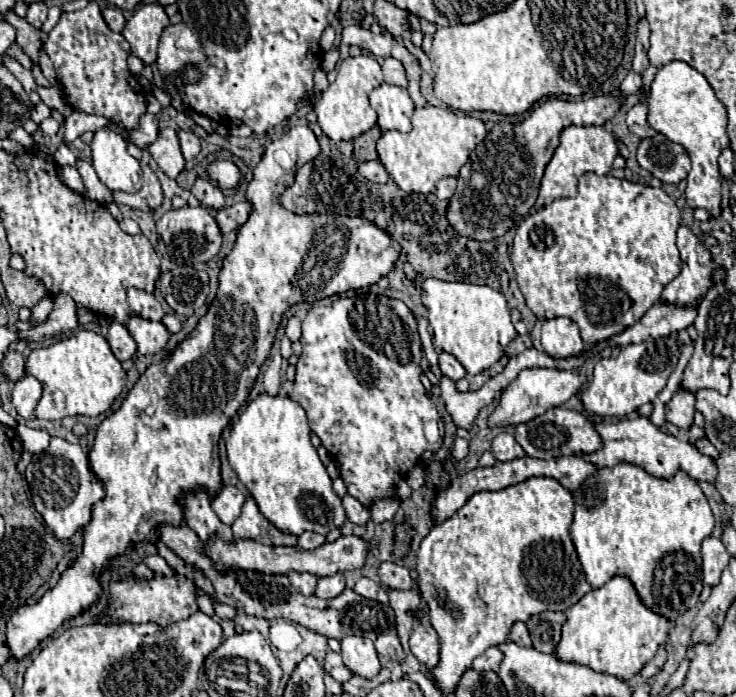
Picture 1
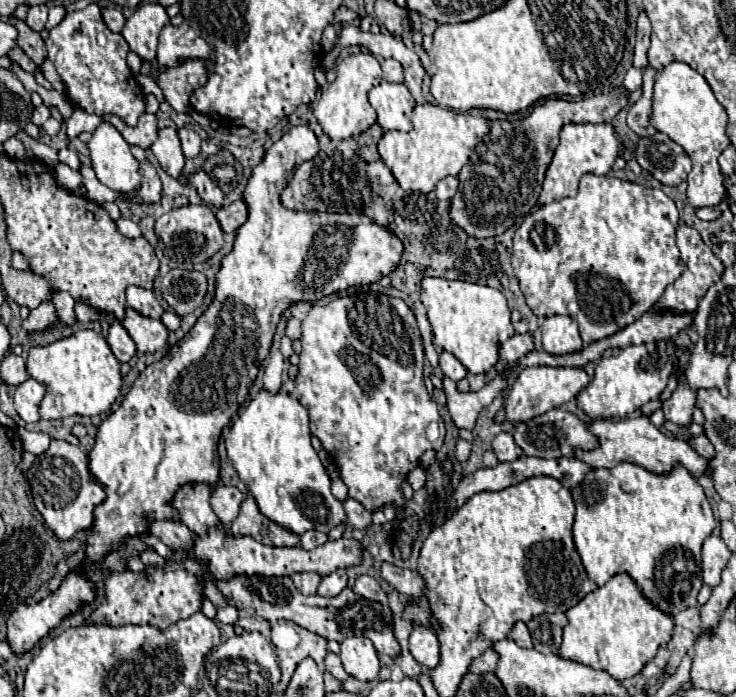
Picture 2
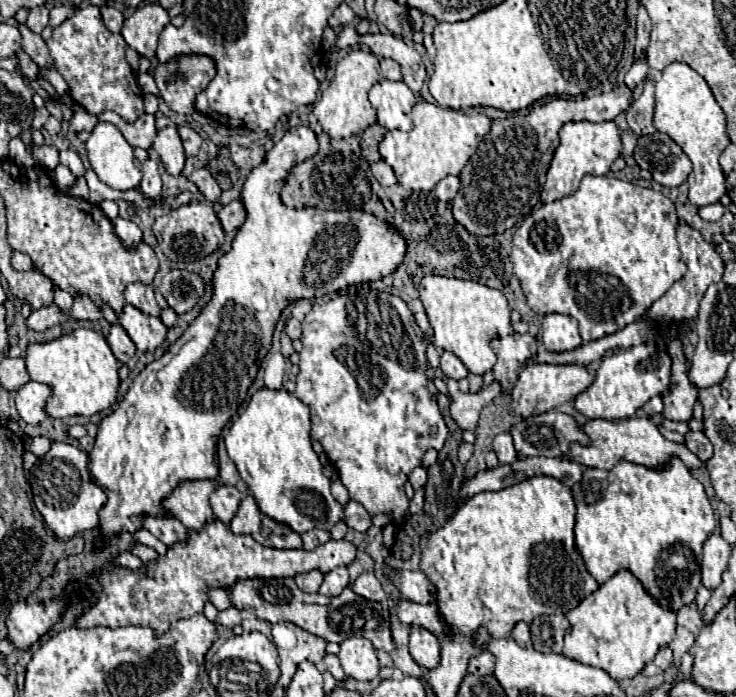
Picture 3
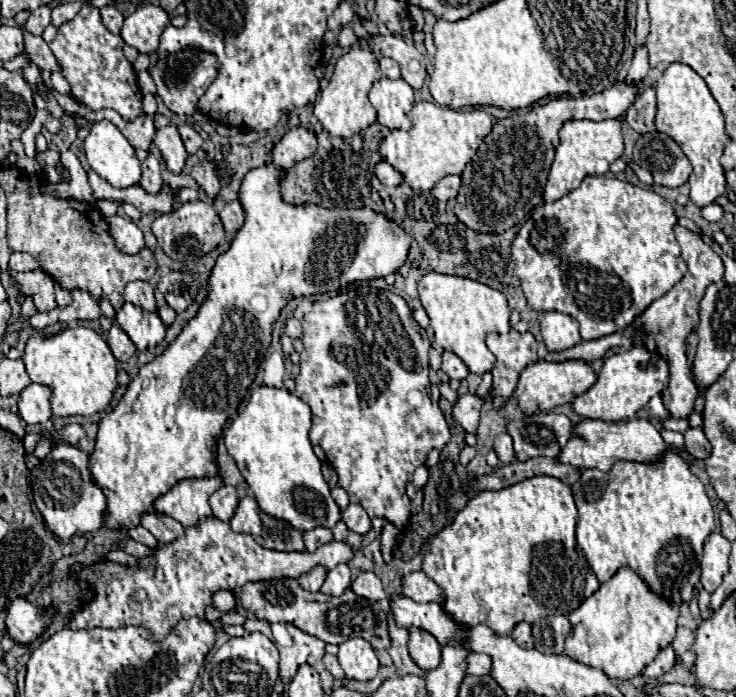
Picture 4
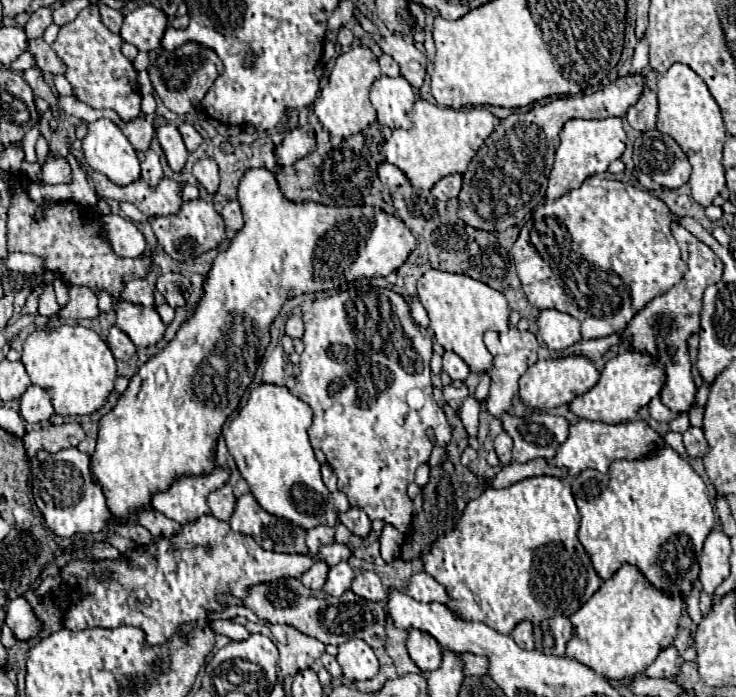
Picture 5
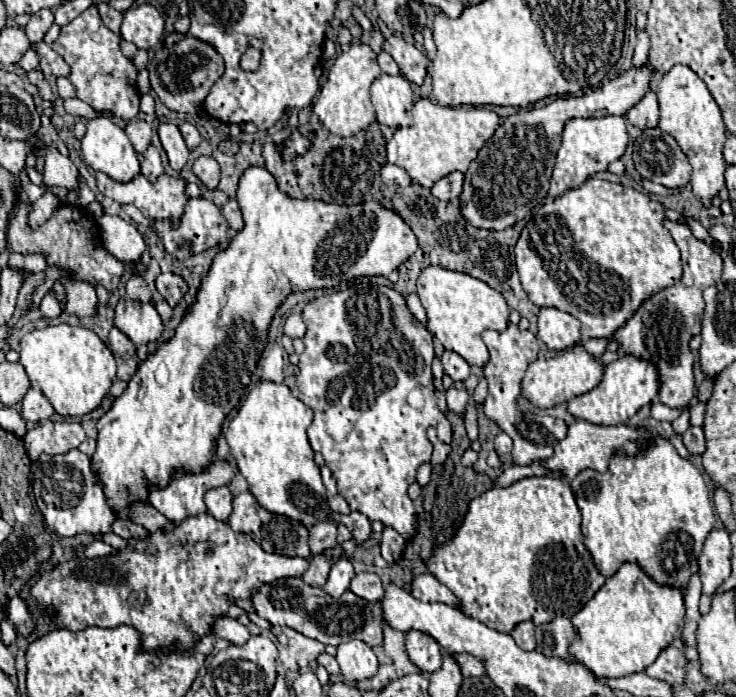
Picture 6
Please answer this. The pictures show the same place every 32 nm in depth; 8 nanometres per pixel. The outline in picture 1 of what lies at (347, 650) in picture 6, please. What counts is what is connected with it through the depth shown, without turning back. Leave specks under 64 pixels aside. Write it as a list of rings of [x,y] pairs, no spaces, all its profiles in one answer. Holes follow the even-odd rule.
[[[346,636],[342,640],[342,660],[344,666],[366,680],[372,680],[378,676],[380,672],[380,662],[378,662],[378,654],[376,648],[372,644],[372,640],[368,638],[360,638],[360,636]]]

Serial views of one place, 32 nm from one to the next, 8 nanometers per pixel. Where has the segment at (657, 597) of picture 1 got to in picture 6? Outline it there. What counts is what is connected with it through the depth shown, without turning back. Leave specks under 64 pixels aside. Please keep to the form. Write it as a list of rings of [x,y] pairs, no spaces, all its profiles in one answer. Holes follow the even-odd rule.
[[[650,436],[640,444],[638,454],[624,456],[614,454],[608,464],[608,472],[582,470],[572,482],[576,504],[582,514],[582,536],[590,550],[598,570],[612,576],[618,570],[618,562],[638,562],[658,584],[688,584],[688,578],[698,570],[698,556],[702,552],[704,538],[714,528],[716,516],[710,502],[710,490],[702,472],[688,460],[680,458],[672,442],[664,436]]]

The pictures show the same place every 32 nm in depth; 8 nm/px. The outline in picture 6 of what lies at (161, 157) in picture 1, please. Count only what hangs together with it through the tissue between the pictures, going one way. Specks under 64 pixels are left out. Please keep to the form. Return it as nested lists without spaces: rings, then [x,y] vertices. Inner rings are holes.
[[[162,122],[158,126],[158,136],[160,136],[160,142],[162,142],[166,154],[168,154],[170,166],[180,172],[188,160],[190,150],[188,150],[178,126],[174,122]]]

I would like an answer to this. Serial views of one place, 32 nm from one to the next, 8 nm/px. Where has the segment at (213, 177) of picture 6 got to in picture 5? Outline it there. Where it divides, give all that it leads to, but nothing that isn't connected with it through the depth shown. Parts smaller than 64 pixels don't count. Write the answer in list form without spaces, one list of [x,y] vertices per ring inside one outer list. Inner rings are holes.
[[[200,158],[194,168],[192,174],[198,178],[198,182],[210,192],[214,194],[218,190],[220,184],[220,174],[218,174],[218,164],[214,162],[214,158]]]

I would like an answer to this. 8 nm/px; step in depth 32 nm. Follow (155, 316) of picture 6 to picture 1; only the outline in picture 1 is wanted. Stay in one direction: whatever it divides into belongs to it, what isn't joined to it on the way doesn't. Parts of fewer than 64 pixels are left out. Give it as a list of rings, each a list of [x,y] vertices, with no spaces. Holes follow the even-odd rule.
[[[130,314],[126,328],[128,328],[128,332],[132,332],[132,338],[138,344],[140,354],[160,352],[168,344],[168,338],[170,338],[170,332],[166,330],[166,326],[162,322],[144,320],[136,314]]]

